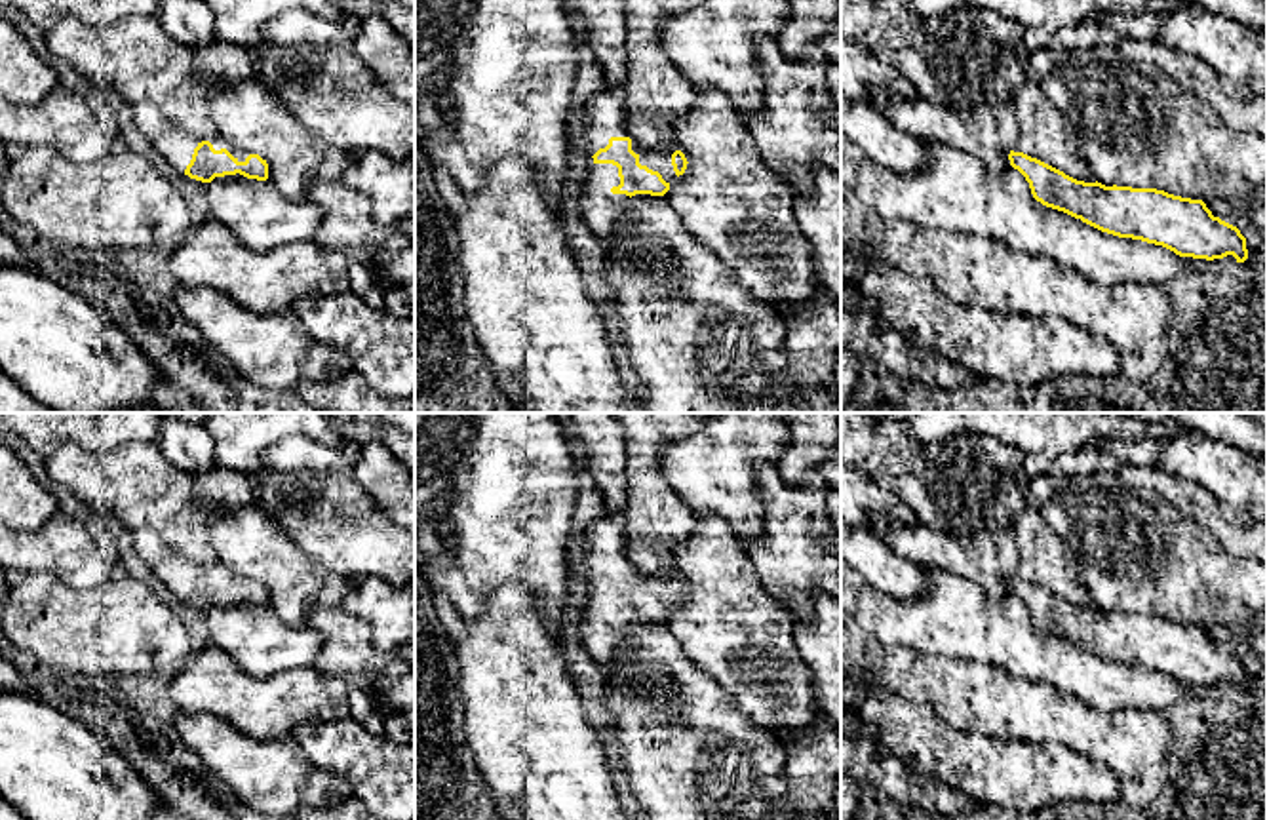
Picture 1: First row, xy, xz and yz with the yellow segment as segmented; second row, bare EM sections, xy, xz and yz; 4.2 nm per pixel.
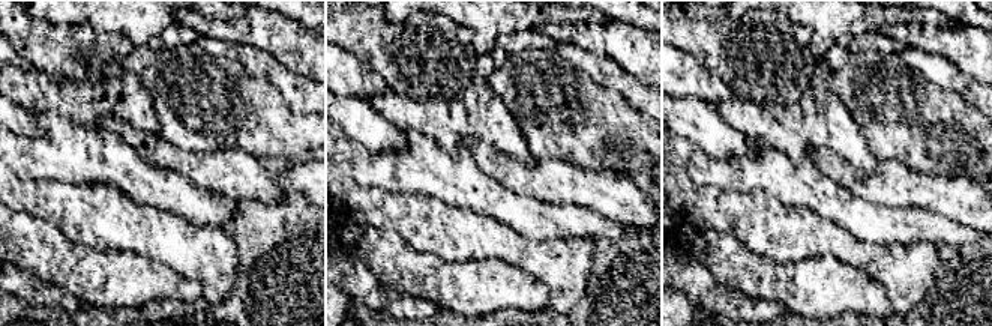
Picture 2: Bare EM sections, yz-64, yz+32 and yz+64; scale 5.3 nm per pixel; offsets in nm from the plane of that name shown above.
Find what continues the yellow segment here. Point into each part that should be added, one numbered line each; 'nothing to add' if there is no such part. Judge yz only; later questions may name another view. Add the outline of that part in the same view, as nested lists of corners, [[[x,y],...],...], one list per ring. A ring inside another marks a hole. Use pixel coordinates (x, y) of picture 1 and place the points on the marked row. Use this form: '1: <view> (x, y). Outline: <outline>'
nothing to add

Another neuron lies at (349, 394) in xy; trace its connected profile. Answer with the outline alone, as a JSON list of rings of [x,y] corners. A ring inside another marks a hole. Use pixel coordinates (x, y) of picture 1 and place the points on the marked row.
[[[354,369],[331,382],[299,382],[297,396],[327,413],[405,413],[405,403],[377,394]]]

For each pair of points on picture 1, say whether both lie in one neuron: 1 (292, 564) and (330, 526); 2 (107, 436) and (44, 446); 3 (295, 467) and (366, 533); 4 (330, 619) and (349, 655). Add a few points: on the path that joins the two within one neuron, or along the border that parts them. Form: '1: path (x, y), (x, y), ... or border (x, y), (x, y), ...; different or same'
1: border (272, 518), (311, 558), (341, 575); different
2: path (92, 432), (59, 432); same
3: path (312, 484), (349, 518); same
4: path (339, 628), (347, 638), (347, 645); same

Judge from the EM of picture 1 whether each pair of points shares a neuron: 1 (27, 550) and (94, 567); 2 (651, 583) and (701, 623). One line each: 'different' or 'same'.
1: same
2: different

